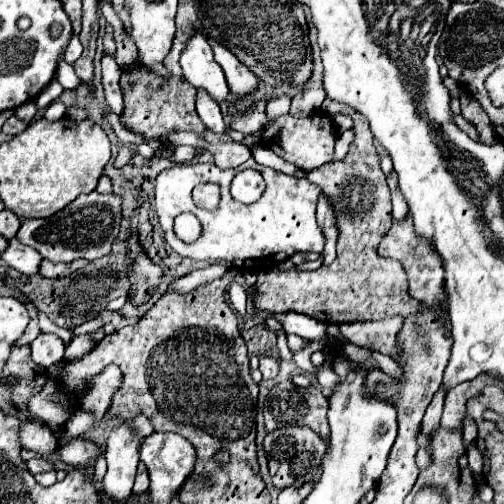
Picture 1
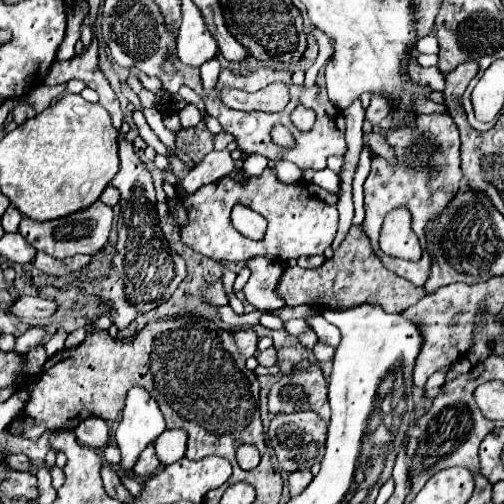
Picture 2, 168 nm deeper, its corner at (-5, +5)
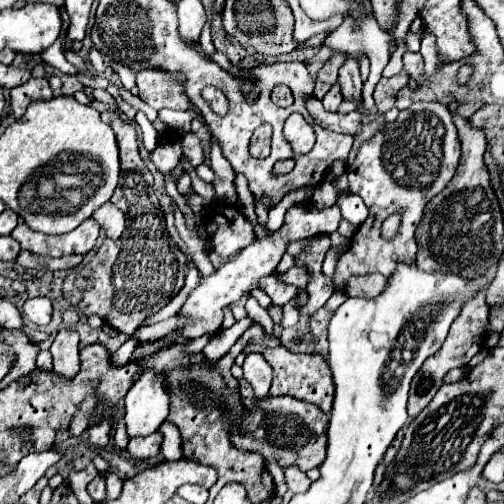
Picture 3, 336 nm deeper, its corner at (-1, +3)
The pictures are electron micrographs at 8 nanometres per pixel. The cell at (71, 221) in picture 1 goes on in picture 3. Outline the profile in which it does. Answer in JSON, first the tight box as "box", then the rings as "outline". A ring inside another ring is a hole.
{"box":[11,217,101,257],"outline":[[[89,217],[83,221],[77,229],[63,233],[63,235],[47,235],[31,231],[25,223],[19,223],[11,237],[21,243],[25,251],[31,251],[35,255],[47,255],[47,257],[65,257],[65,255],[85,255],[89,253],[99,237],[101,225]]]}

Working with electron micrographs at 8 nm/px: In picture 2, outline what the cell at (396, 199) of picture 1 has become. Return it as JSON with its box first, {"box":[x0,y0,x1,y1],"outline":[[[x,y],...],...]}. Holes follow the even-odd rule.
{"box":[363,133,397,163],"outline":[[[364,133],[363,134],[363,144],[371,147],[371,151],[375,153],[375,155],[383,155],[389,163],[395,163],[397,159],[395,159],[395,153],[393,153],[393,149],[387,145],[387,141],[385,141],[385,137],[383,135],[379,135],[379,133]]]}

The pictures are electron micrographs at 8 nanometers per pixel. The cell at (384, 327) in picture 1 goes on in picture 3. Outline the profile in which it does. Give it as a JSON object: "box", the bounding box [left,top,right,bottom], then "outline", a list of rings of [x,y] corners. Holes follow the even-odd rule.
{"box":[407,291,489,417],"outline":[[[479,291],[475,293],[475,297],[467,299],[463,305],[461,305],[461,311],[459,311],[459,317],[453,321],[451,329],[449,329],[449,335],[443,343],[443,347],[431,355],[419,369],[419,373],[413,377],[411,381],[411,389],[409,389],[409,405],[407,405],[407,411],[409,411],[409,417],[417,417],[417,413],[423,411],[423,407],[429,405],[429,401],[435,397],[437,389],[441,387],[443,383],[443,377],[447,371],[455,369],[455,367],[465,367],[471,357],[483,347],[483,337],[489,329],[489,303],[485,301],[485,291]]]}

